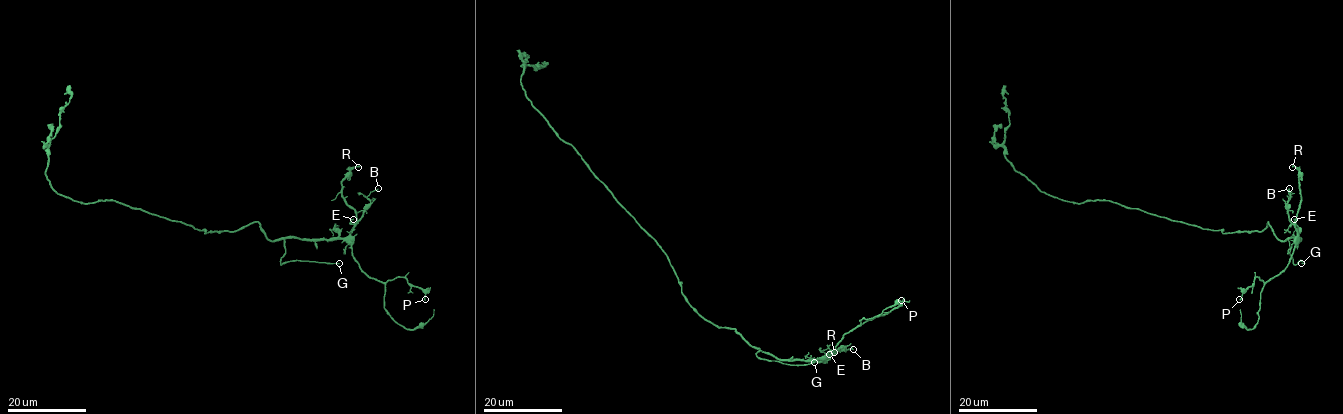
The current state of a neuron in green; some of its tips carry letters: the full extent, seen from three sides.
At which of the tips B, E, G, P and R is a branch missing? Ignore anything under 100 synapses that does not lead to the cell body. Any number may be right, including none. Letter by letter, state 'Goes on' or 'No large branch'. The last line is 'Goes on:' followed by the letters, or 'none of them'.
B: No large branch
E: No large branch
G: Goes on
P: No large branch
R: No large branch
Goes on: G

